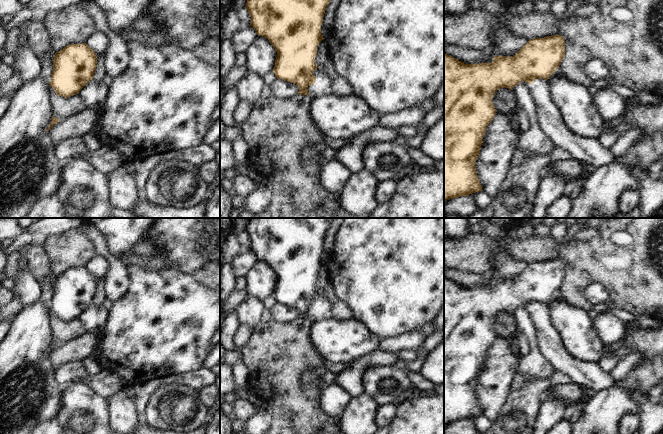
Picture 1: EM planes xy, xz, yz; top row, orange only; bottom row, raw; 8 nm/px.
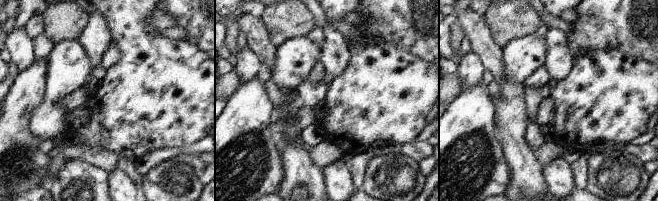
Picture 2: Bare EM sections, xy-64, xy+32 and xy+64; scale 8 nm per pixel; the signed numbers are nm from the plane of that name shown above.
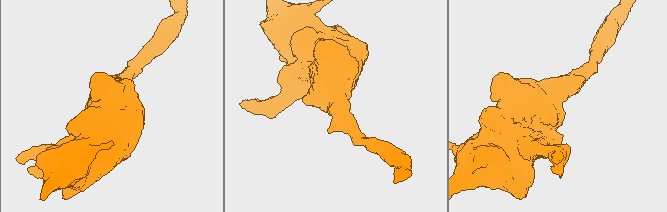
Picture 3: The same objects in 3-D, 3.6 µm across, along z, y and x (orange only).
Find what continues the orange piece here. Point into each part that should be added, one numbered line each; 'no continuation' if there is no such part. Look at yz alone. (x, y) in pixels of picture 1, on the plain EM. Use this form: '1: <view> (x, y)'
no continuation.

